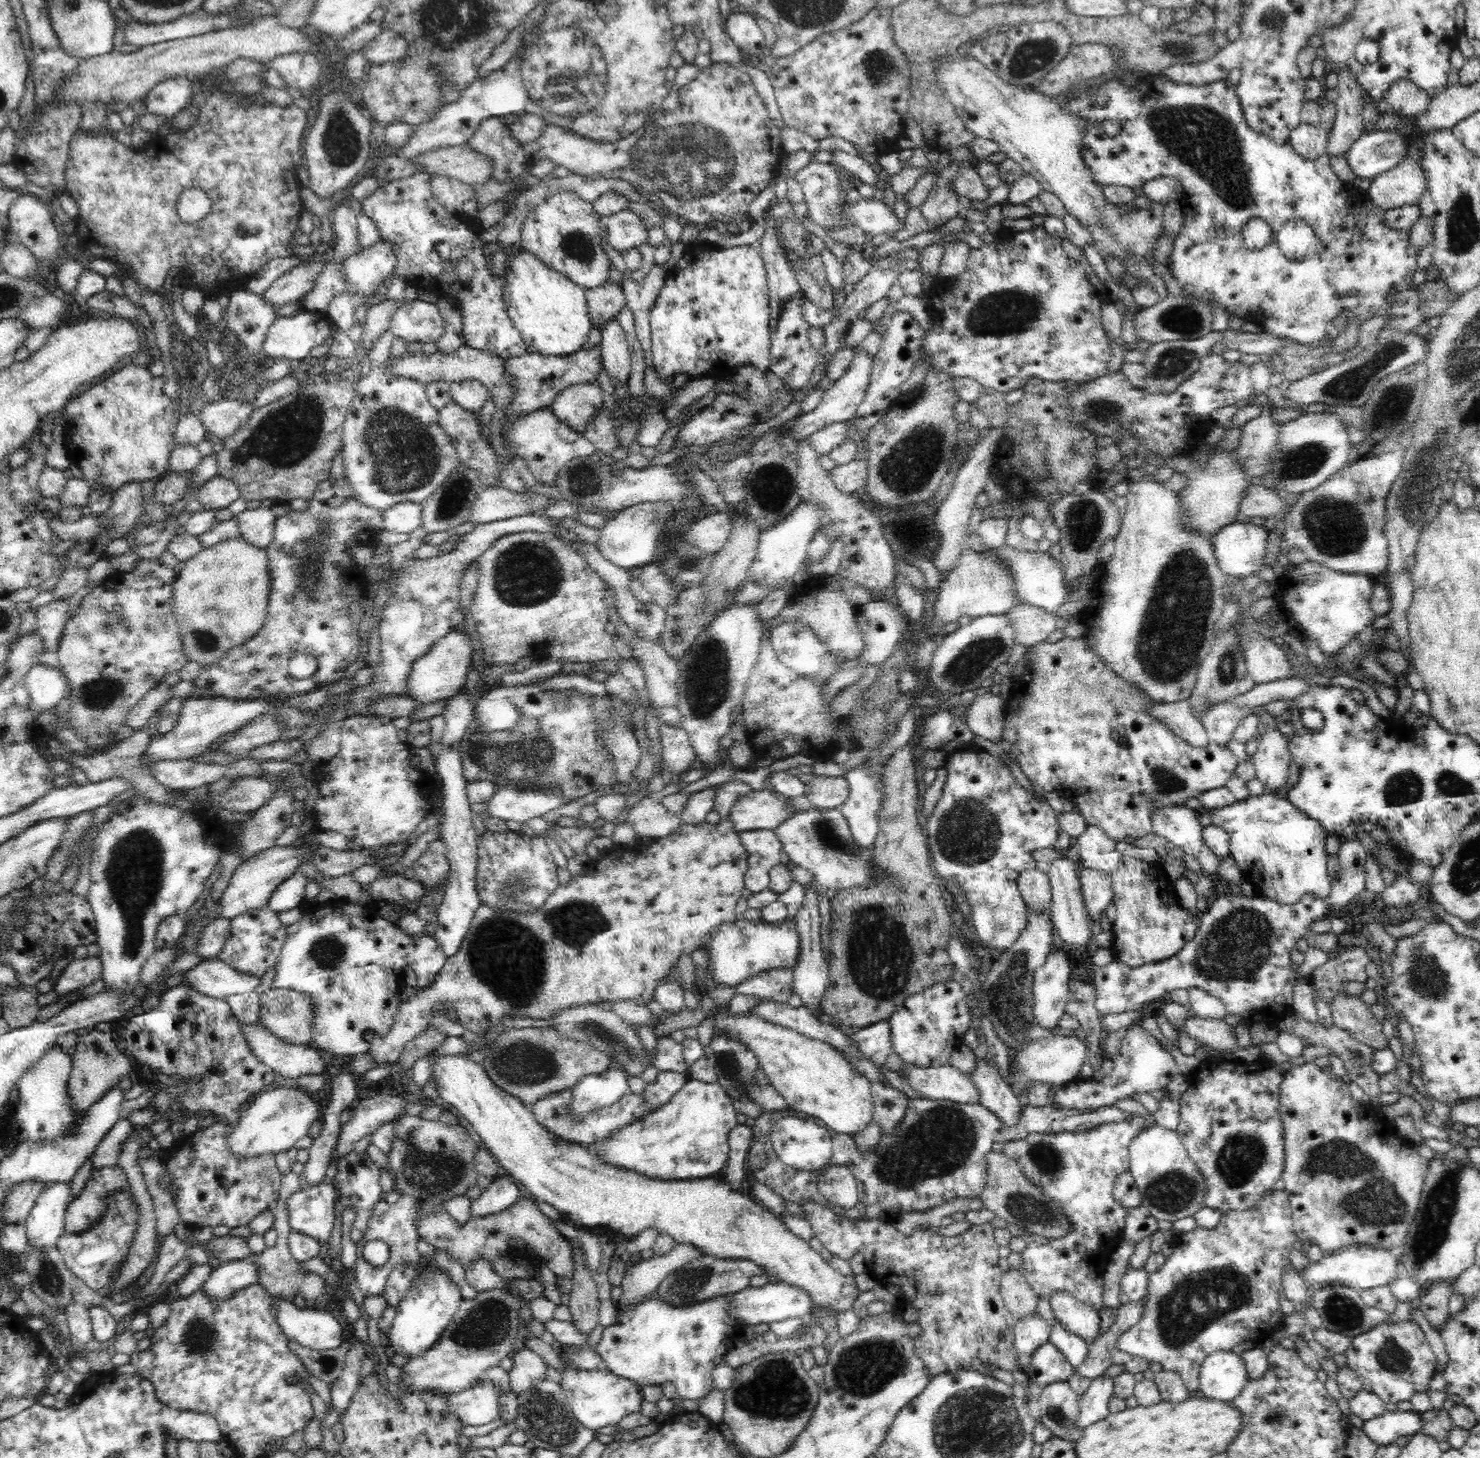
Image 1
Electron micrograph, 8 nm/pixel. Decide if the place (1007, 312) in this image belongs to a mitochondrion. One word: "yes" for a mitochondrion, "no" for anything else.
yes

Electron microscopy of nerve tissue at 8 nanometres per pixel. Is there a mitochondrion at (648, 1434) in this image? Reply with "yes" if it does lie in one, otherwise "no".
no

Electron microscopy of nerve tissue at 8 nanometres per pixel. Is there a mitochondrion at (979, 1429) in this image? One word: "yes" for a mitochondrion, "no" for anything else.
yes

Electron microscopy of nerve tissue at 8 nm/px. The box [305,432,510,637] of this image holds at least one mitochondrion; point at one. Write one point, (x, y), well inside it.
(459, 490)

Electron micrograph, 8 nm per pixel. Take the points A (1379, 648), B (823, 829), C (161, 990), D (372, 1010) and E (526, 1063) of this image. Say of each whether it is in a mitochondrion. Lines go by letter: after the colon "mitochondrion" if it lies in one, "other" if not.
A: other
B: mitochondrion
C: other
D: other
E: mitochondrion

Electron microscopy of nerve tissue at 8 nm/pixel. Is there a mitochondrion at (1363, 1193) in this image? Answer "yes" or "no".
yes

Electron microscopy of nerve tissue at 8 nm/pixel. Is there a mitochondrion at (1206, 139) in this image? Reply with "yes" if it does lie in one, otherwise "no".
yes

